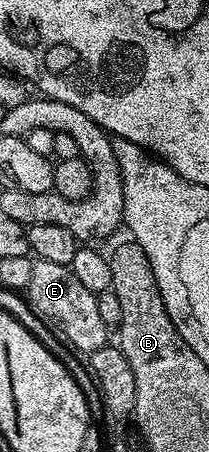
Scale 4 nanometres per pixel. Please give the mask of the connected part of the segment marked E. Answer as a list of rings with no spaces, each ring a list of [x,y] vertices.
[[[34,260],[32,278],[24,290],[24,297],[38,316],[43,316],[78,352],[89,354],[107,347],[108,327],[100,318],[96,293],[87,288],[72,274],[69,264]]]

